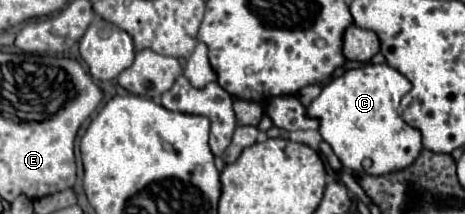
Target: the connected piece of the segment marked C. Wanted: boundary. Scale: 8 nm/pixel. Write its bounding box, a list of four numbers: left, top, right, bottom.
[306,64,422,174]

